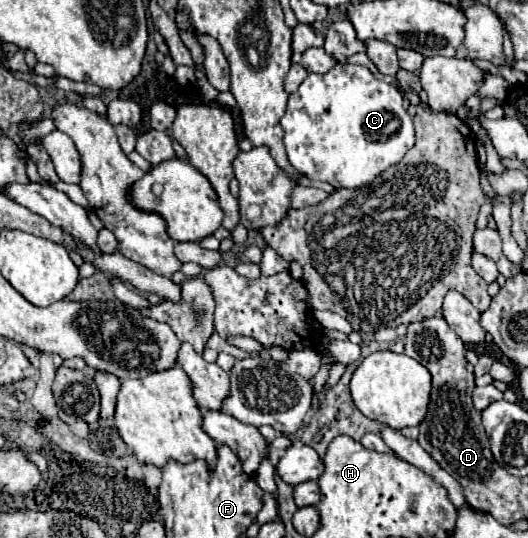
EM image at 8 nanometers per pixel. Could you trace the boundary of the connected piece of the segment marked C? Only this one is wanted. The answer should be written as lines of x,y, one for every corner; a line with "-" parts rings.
335,64
325,74
309,74
289,96
281,126
285,130
283,140
289,164
303,176
329,182
333,188
357,188
373,182
375,176
397,164
415,142
413,122
403,108
403,98
397,88
377,78
369,68
357,64

